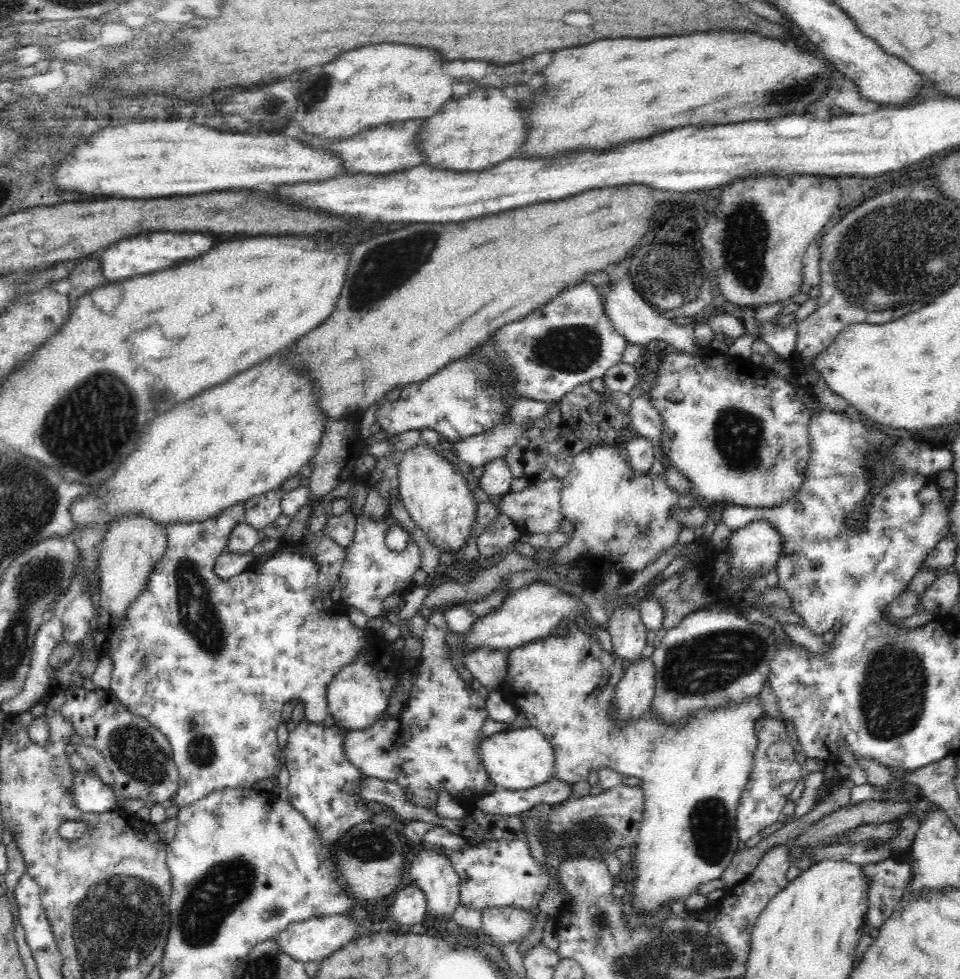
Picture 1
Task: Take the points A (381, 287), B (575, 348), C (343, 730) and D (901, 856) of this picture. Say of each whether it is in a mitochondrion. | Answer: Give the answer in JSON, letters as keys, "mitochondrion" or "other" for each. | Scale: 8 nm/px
{"A":"mitochondrion","B":"mitochondrion","C":"other","D":"other"}

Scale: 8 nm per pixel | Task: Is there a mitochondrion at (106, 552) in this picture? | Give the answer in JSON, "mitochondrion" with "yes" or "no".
{"mitochondrion":"no"}

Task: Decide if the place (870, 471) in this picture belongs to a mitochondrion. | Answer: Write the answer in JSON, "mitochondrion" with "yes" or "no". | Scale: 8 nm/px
{"mitochondrion":"no"}

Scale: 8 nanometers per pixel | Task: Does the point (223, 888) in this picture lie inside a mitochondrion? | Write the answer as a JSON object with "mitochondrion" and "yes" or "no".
{"mitochondrion":"yes"}

